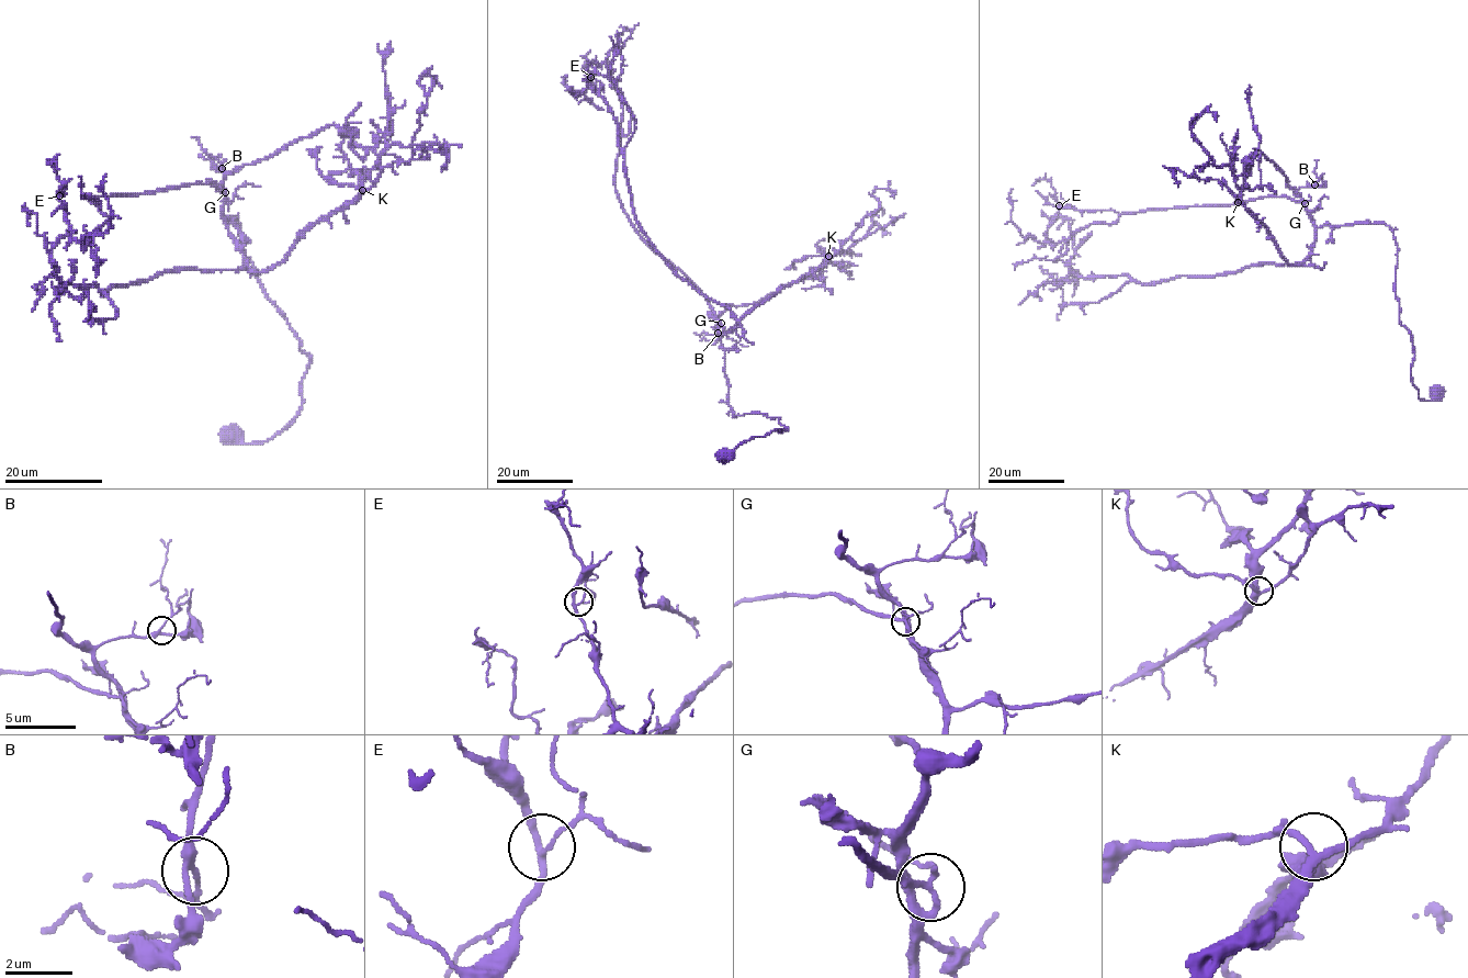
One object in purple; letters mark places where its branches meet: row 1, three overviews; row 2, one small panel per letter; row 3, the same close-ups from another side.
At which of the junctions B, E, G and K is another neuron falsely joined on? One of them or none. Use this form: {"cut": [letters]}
{"cut": []}

